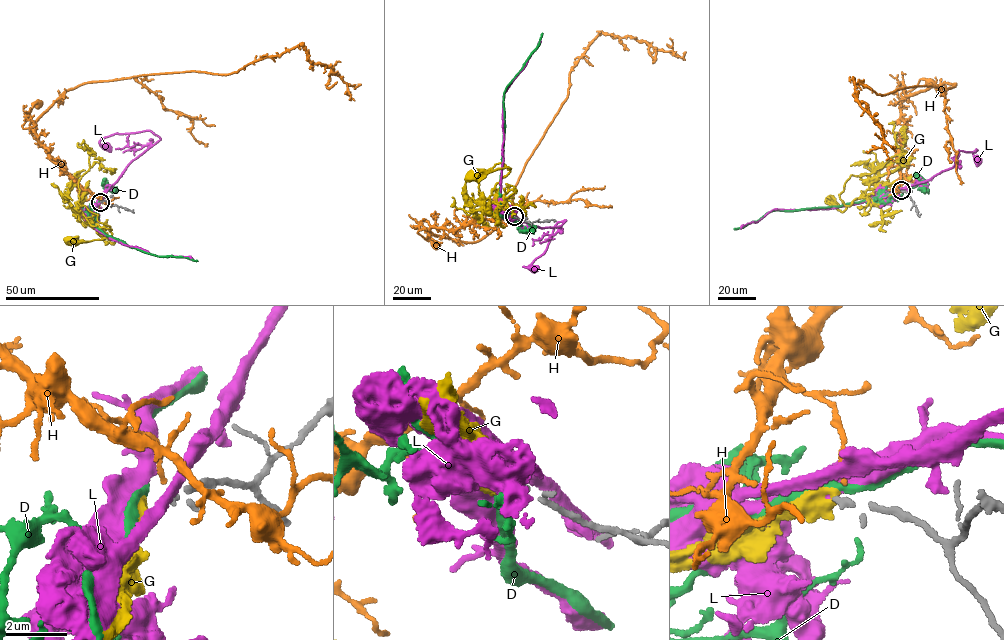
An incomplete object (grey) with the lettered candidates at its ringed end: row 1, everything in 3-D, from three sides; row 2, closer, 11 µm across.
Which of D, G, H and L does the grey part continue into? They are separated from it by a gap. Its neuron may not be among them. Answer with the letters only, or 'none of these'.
none of these

